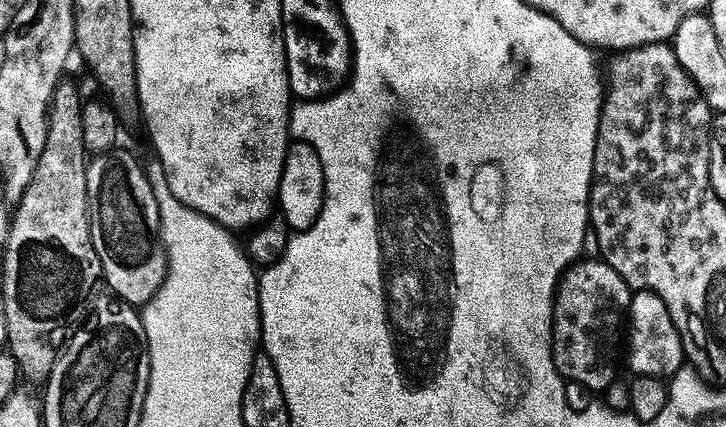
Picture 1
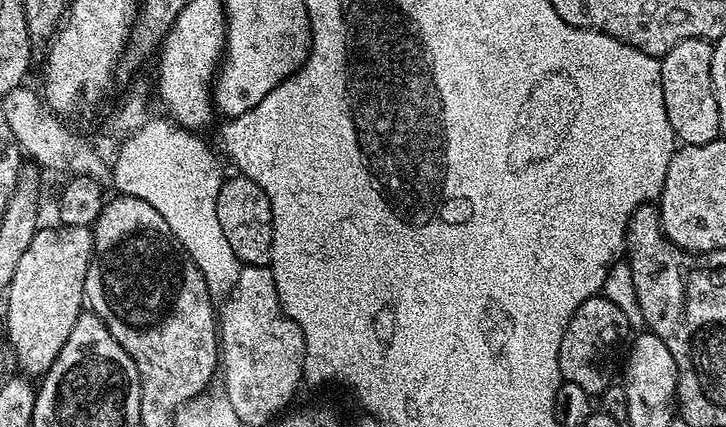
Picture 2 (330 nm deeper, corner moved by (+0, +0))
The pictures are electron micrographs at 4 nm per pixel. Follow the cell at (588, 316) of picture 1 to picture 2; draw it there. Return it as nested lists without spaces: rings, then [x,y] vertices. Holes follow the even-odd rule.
[[[603,294],[586,298],[578,306],[564,331],[560,347],[561,377],[574,382],[574,386],[582,386],[582,390],[586,390],[589,396],[599,397],[617,379],[618,365],[622,360],[620,343],[624,340],[627,328],[626,314],[622,314],[622,310],[614,306],[614,302],[607,300]]]

